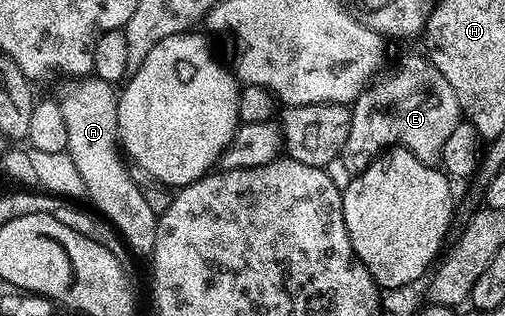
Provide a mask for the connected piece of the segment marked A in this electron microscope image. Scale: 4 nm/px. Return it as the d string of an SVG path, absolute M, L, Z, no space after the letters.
M75 76L65 82L57 101L68 132L66 152L71 155L81 176L86 197L91 197L90 205L118 230L119 237L134 253L136 250L149 256L157 244L159 220L153 208L145 204L145 196L141 196L132 171L127 171L128 163L121 153L116 87L94 76Z

